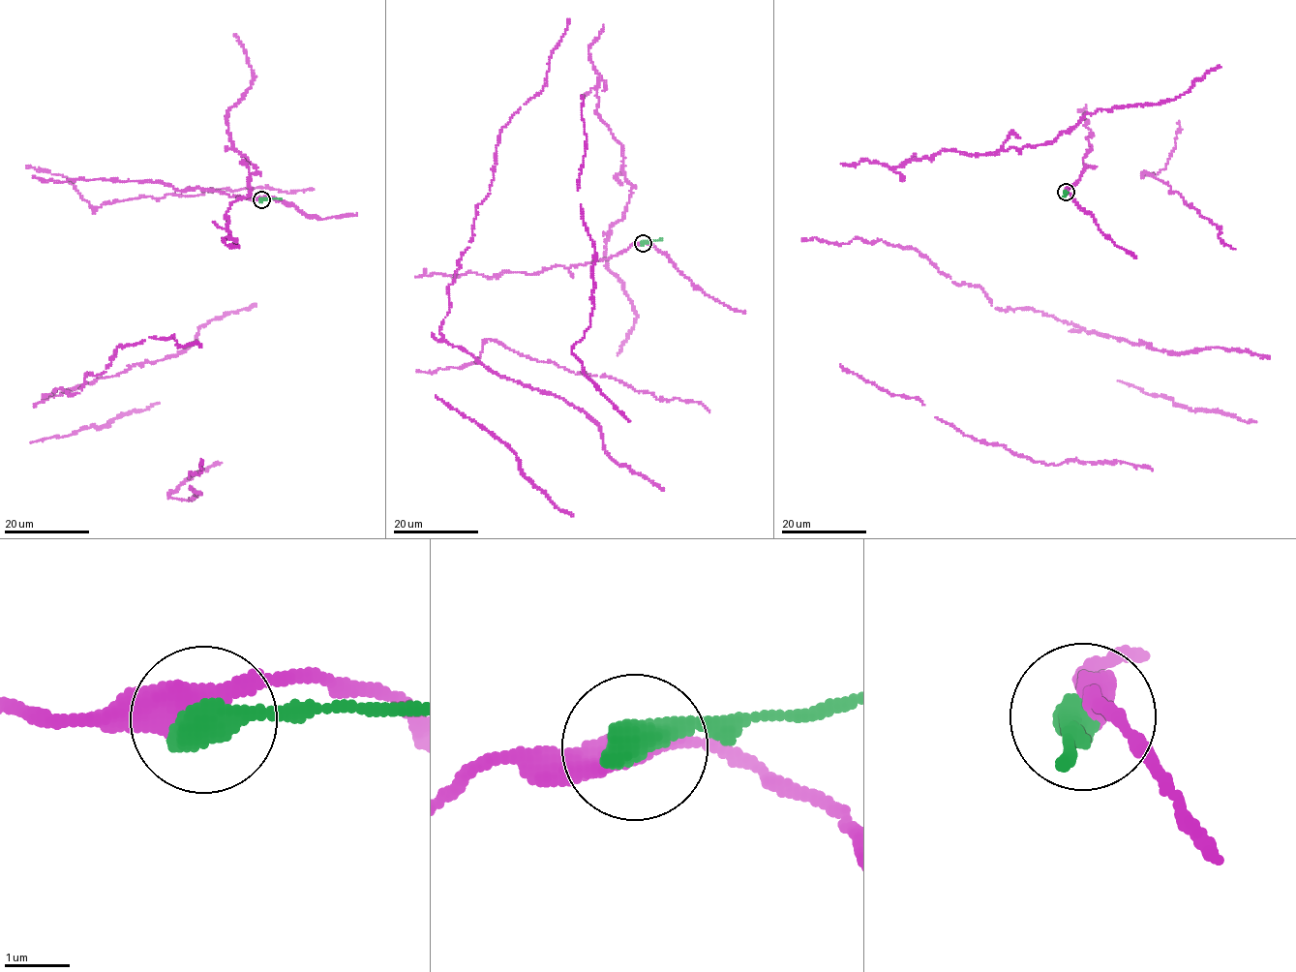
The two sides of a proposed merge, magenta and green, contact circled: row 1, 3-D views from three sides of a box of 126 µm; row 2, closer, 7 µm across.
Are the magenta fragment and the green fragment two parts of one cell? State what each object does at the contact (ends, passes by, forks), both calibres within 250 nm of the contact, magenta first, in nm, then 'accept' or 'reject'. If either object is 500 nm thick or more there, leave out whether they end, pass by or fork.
360 nm thick on the magenta side, 550 nm on the other; reject

